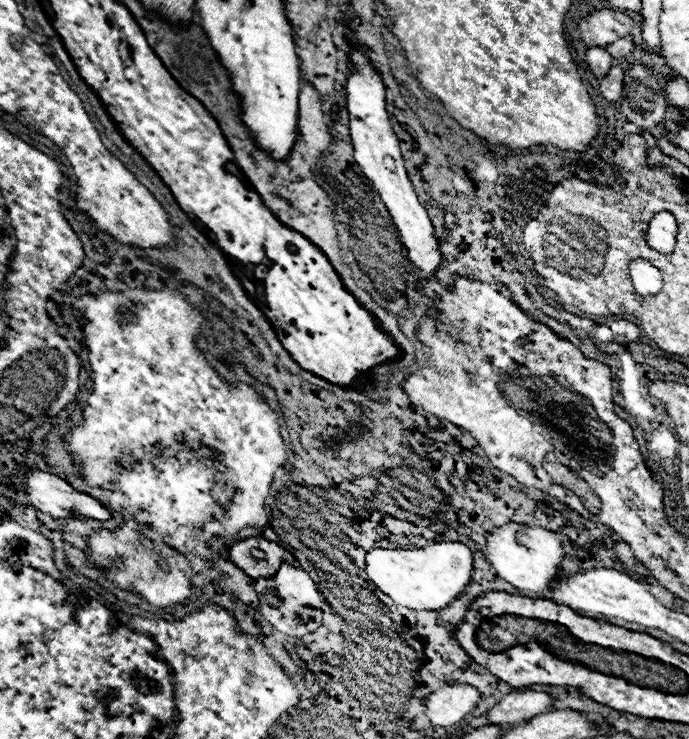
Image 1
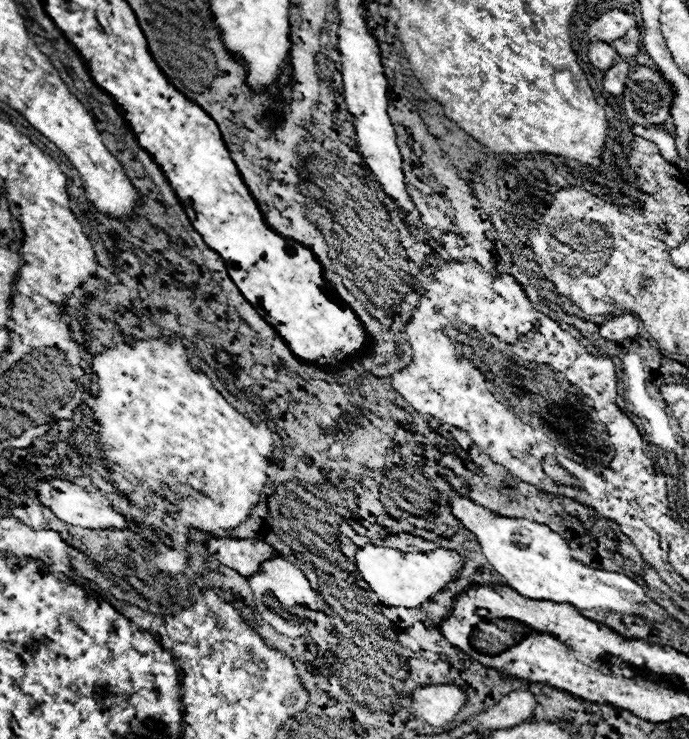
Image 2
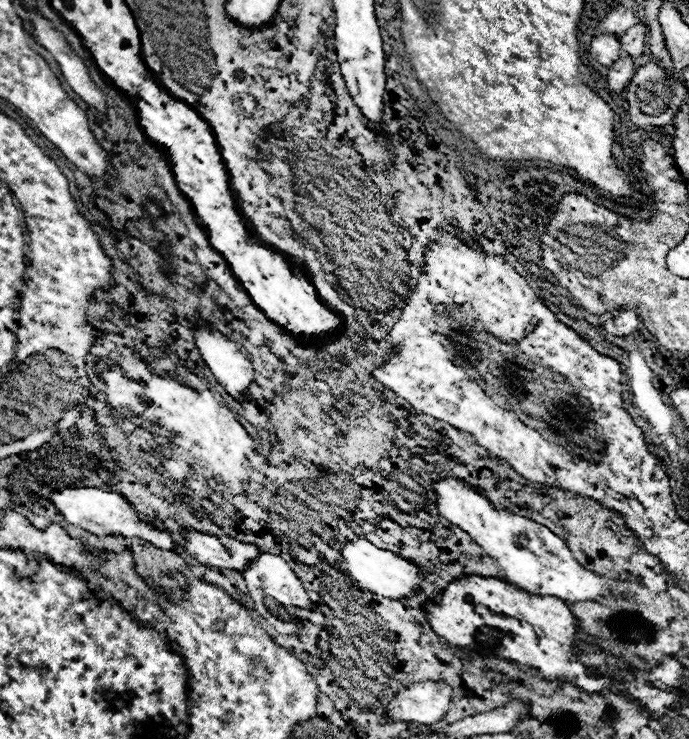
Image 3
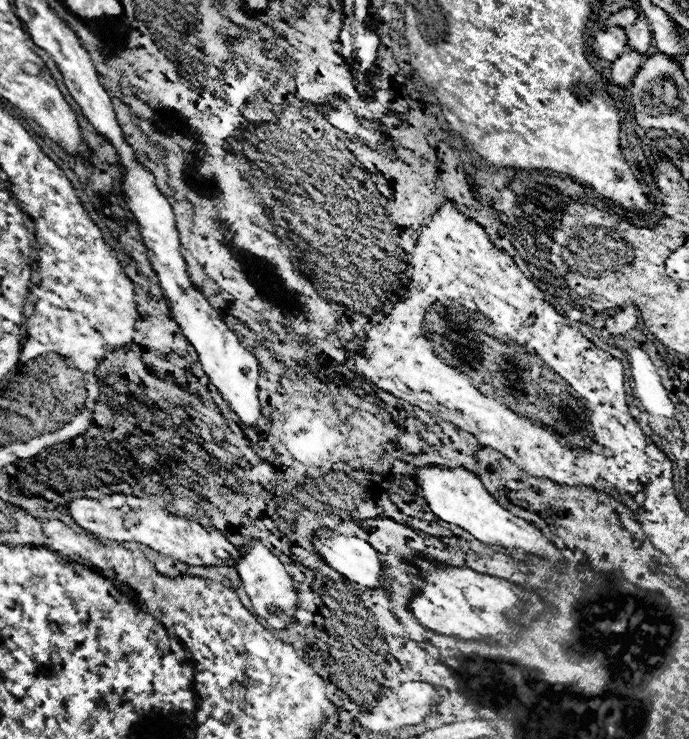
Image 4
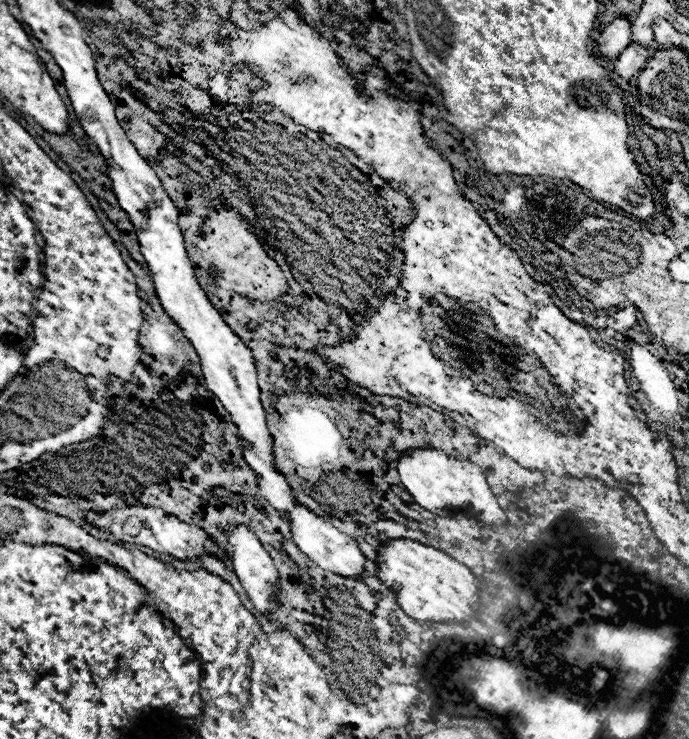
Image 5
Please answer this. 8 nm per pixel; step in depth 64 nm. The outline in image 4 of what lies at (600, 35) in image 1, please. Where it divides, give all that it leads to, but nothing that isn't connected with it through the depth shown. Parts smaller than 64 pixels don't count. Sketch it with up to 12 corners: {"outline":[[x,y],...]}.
{"outline":[[622,8],[606,20],[604,30],[630,28],[638,20],[634,8]]}

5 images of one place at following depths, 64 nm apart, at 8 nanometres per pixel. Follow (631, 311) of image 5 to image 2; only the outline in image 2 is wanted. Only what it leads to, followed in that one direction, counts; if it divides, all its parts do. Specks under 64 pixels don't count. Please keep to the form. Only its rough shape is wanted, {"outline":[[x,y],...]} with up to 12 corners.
{"outline":[[632,314],[604,322],[598,334],[604,340],[622,342],[638,334]]}

